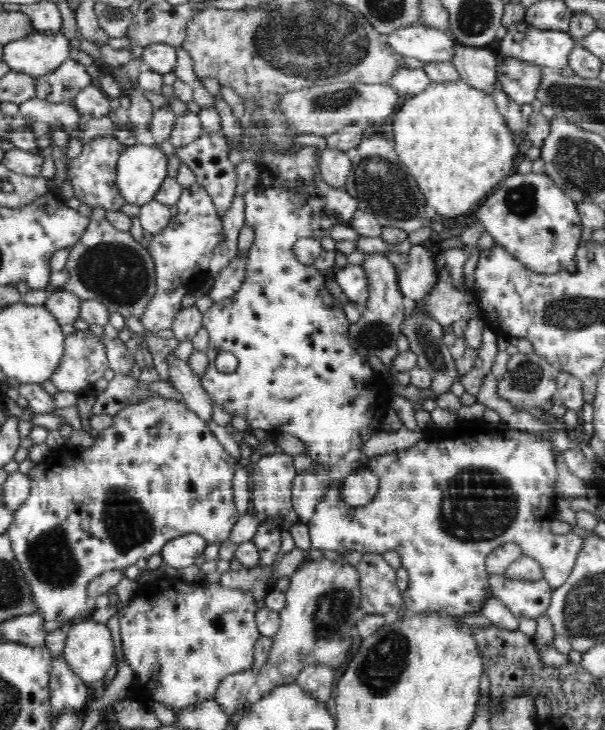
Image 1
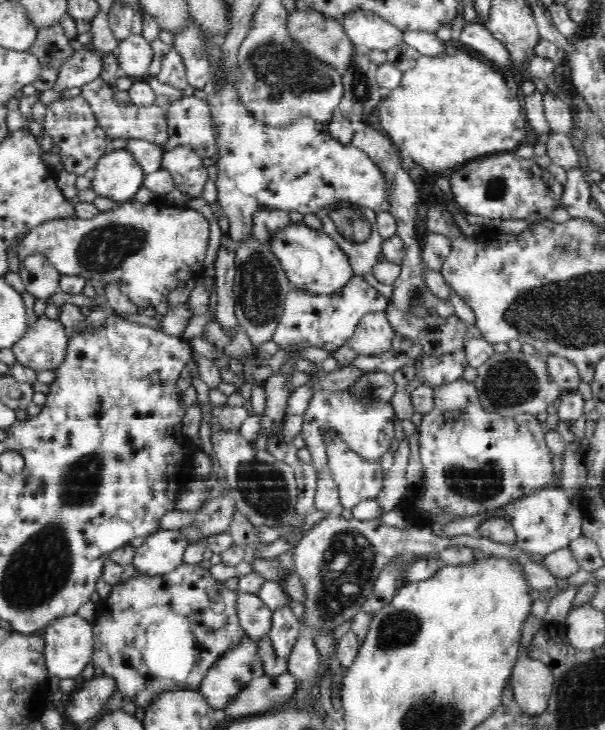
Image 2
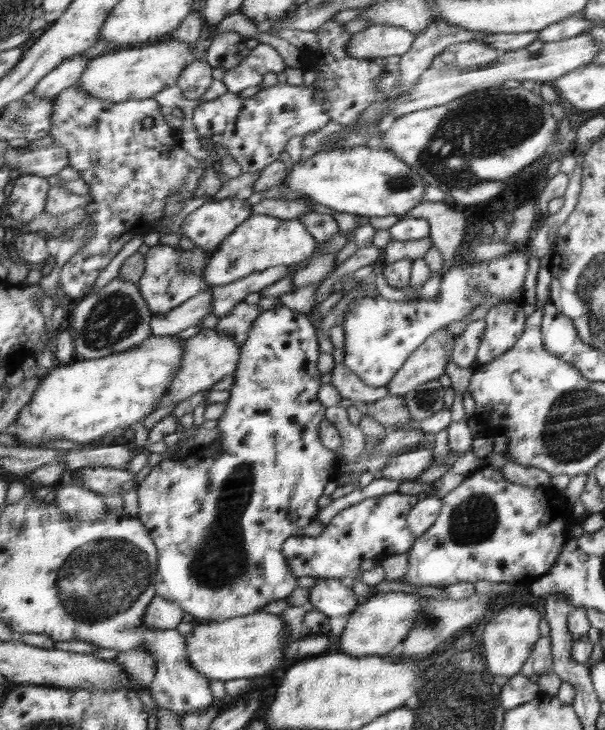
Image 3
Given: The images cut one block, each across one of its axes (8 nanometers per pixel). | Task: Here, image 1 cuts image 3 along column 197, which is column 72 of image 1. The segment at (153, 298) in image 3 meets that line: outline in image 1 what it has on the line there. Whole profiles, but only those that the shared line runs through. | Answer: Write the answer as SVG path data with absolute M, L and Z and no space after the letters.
M94 210L84 236L71 246L63 269L66 282L60 290L74 295L82 302L96 301L111 314L124 318L142 319L157 294L157 267L152 253L134 236L120 235L106 220L104 210Z

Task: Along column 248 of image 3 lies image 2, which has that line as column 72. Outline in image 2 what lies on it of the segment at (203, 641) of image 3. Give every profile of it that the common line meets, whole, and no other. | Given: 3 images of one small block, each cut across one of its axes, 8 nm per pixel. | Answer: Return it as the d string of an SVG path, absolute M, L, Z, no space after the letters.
M78 614L60 617L46 626L46 668L50 676L76 678L94 654L94 635L91 622Z

